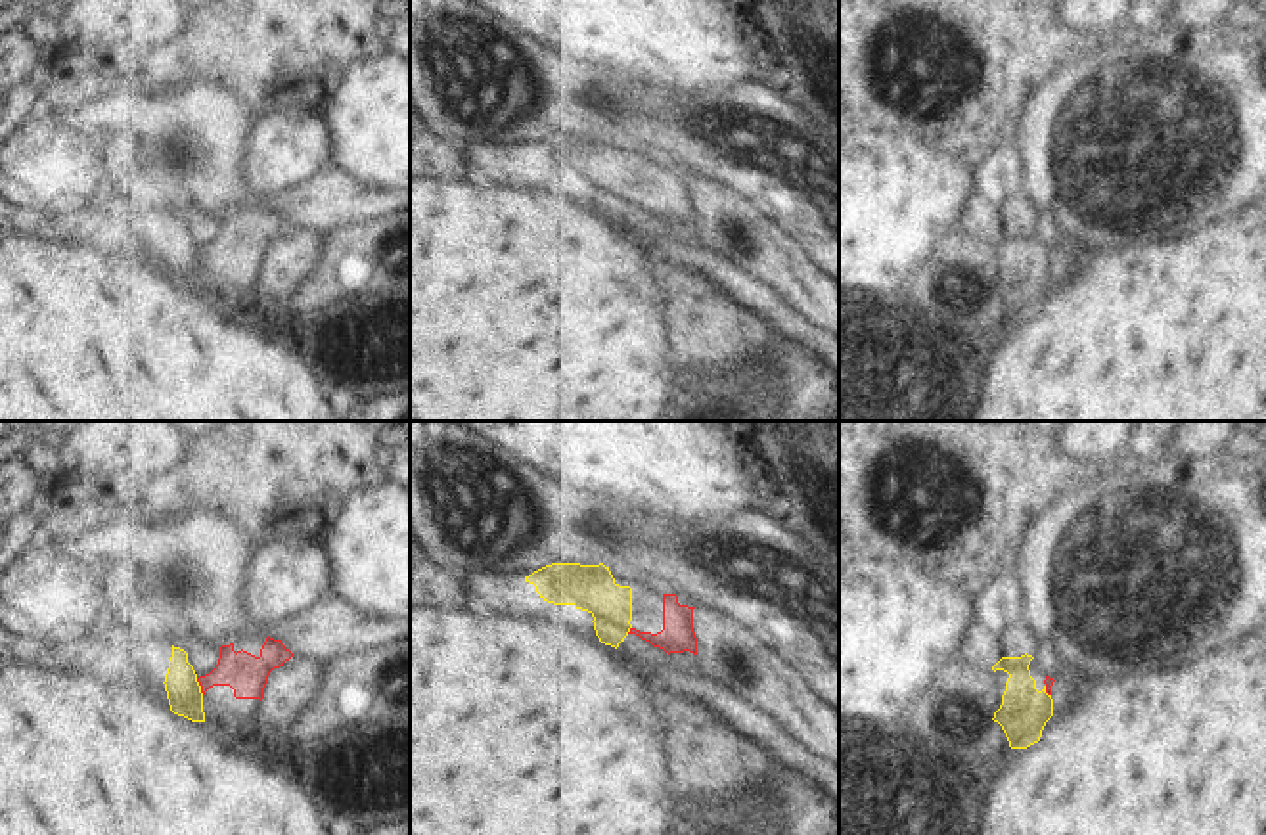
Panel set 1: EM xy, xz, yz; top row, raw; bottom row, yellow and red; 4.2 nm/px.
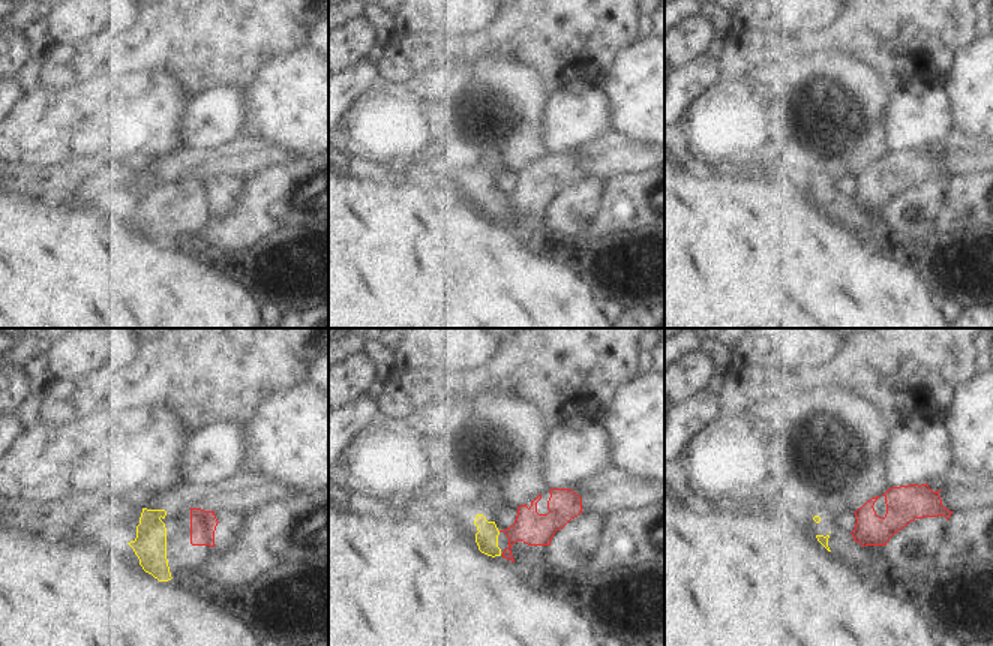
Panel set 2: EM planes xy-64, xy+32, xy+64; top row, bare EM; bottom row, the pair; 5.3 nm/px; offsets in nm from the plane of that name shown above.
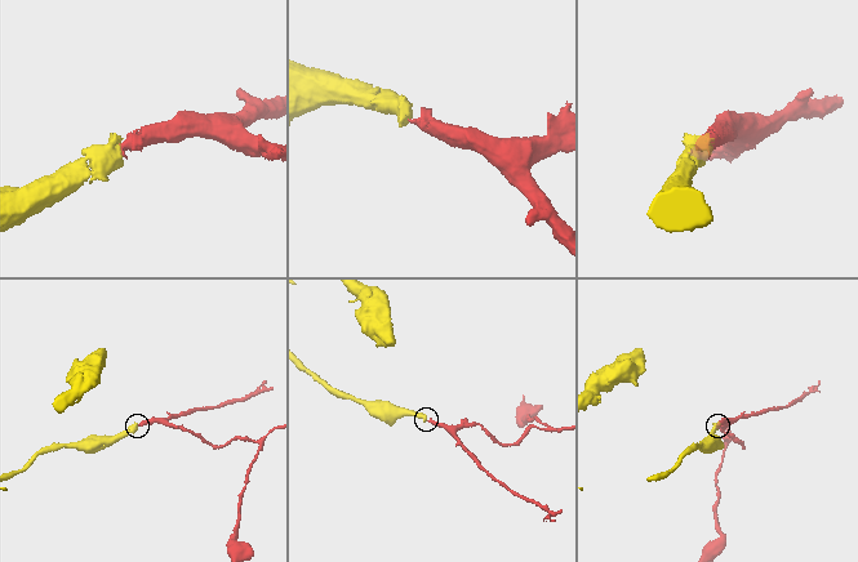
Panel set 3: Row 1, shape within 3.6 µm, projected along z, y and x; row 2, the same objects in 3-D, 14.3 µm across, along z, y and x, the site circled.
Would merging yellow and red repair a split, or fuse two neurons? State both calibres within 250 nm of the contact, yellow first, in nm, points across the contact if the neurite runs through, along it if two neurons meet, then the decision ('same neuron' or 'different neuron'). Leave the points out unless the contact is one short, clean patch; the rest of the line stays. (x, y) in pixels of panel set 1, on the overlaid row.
150 nm thick on the yellow side, 170 nm on the other; runs through xy (184, 696), (200, 686), (221, 675), (248, 675); same neuron

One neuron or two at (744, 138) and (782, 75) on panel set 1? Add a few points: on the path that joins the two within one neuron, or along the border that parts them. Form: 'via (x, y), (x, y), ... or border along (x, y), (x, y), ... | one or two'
via (757, 123), (757, 115), (782, 90) | one

